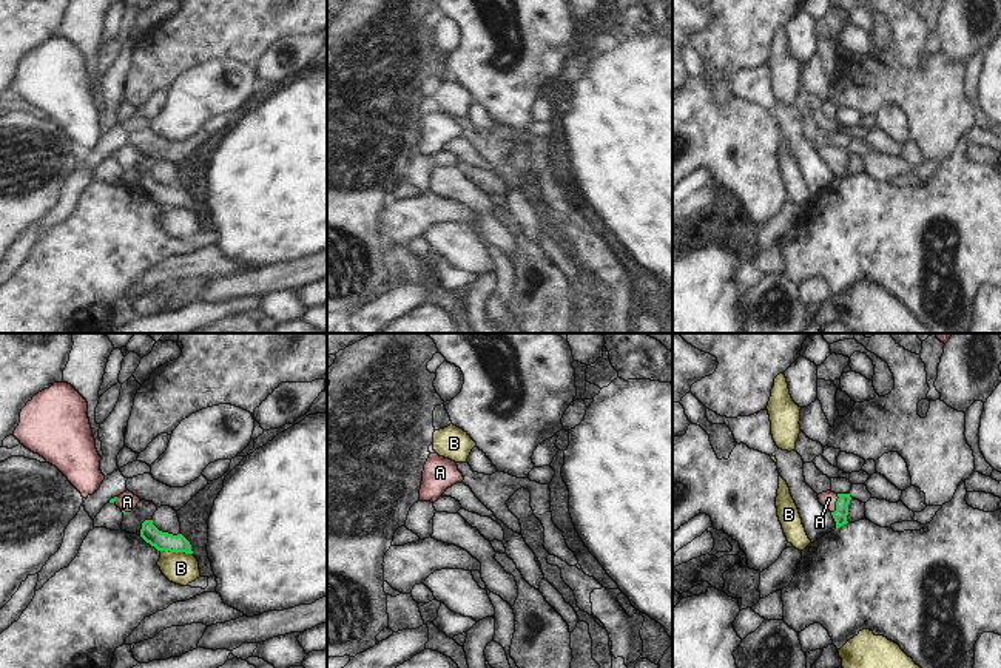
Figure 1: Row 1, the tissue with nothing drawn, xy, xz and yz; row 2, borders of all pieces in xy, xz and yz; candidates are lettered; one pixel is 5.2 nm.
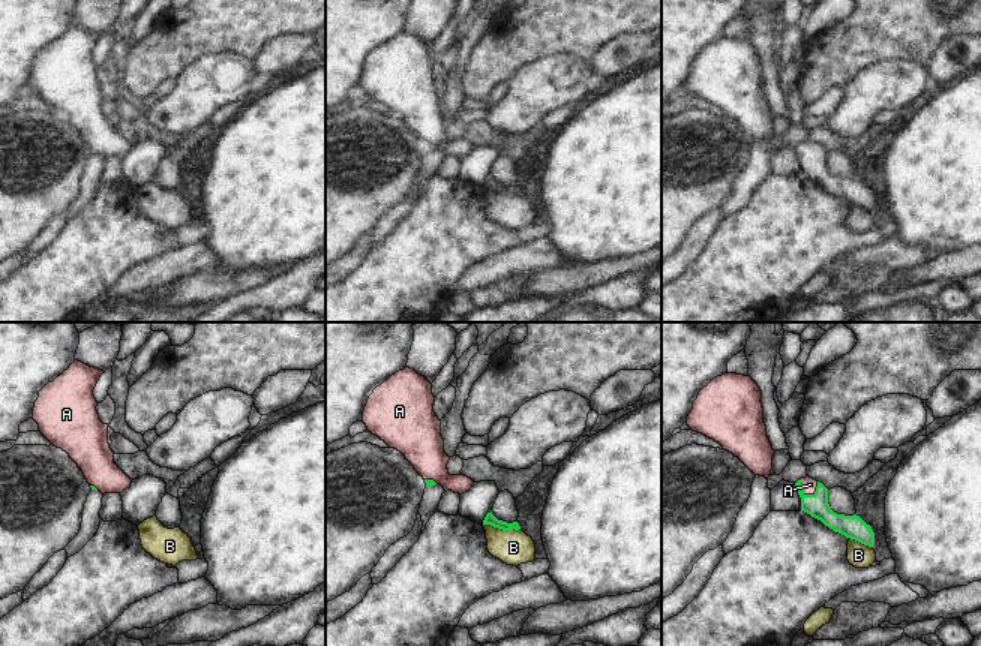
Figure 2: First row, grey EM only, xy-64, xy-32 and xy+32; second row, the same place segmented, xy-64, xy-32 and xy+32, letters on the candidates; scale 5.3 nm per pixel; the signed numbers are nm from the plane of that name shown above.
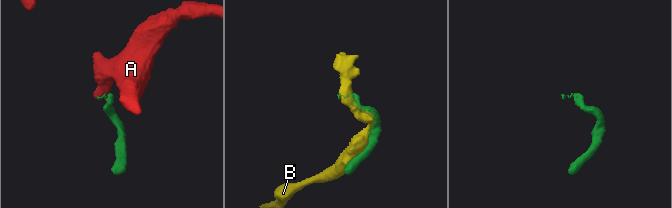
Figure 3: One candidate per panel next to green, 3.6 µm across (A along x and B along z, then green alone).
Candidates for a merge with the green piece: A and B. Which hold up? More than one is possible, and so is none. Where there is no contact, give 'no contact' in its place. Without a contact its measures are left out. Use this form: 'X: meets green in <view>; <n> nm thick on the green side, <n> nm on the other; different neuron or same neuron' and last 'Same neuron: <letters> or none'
A: meets green in yz; 70 nm thick on the green side, 90 nm on the other; same neuron
B: meets green in xy; 100 nm thick on the green side, 170 nm on the other; different neuron
Same neuron: A

